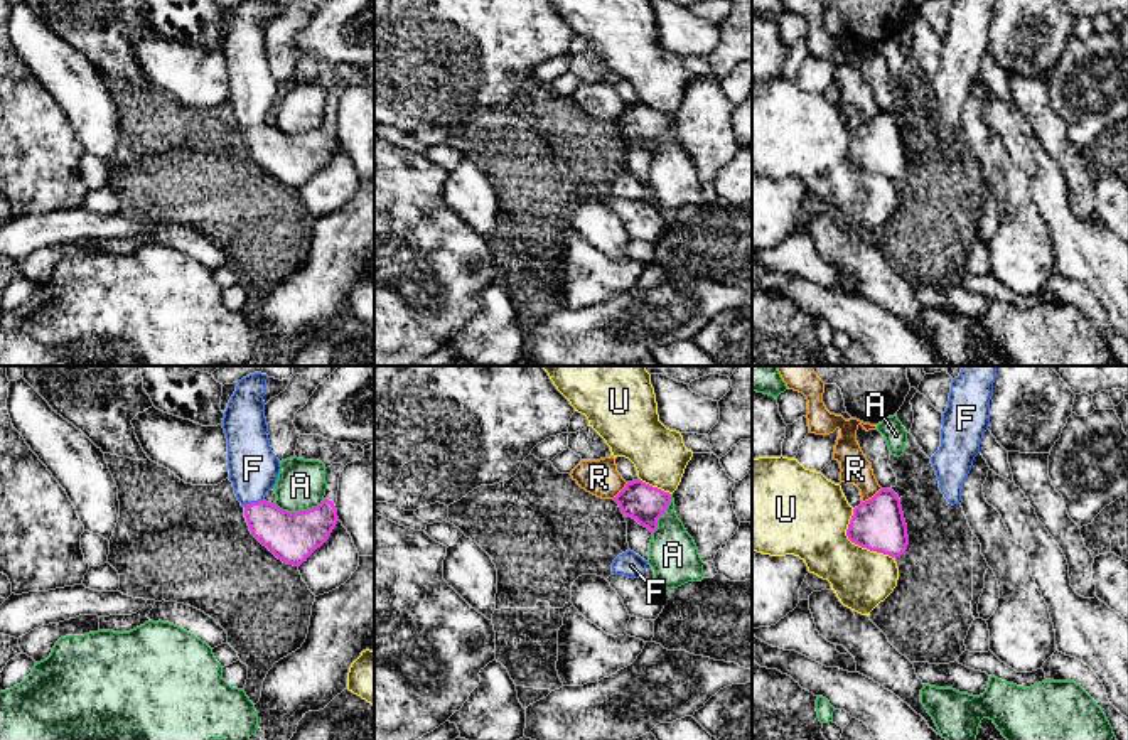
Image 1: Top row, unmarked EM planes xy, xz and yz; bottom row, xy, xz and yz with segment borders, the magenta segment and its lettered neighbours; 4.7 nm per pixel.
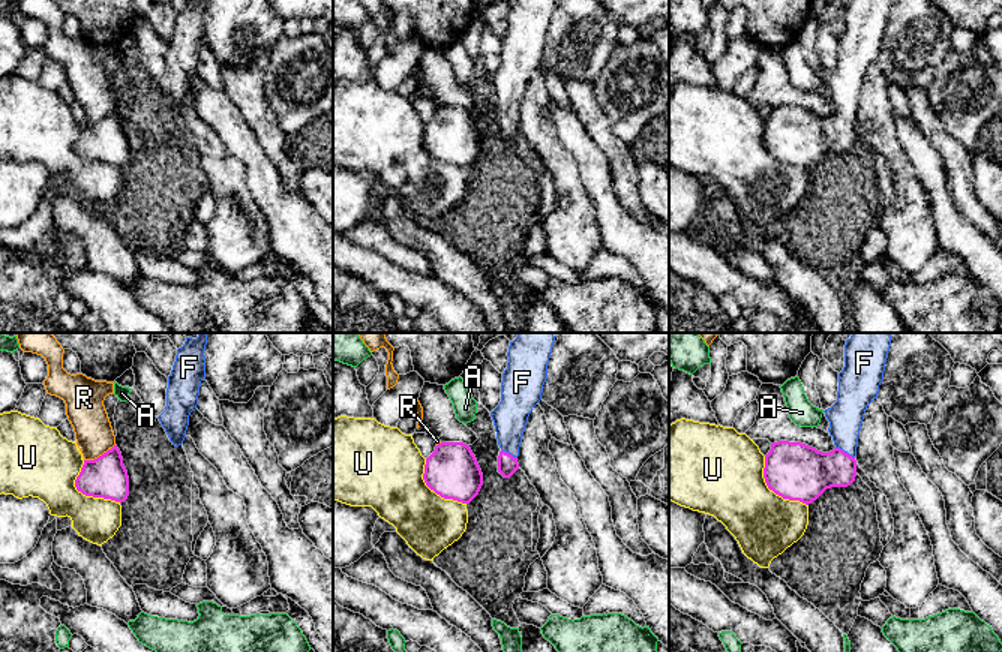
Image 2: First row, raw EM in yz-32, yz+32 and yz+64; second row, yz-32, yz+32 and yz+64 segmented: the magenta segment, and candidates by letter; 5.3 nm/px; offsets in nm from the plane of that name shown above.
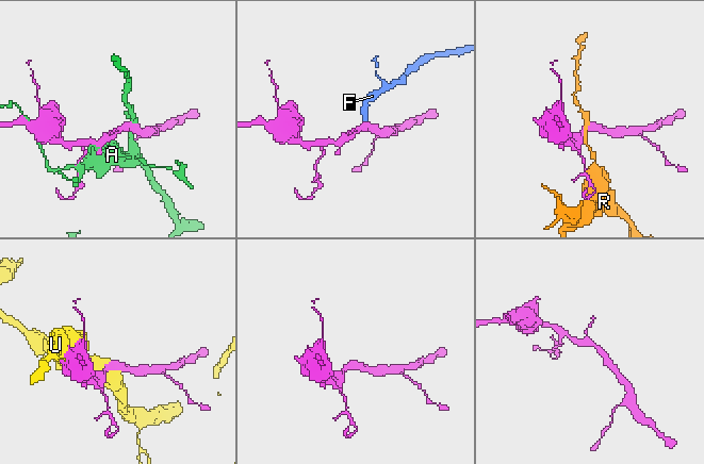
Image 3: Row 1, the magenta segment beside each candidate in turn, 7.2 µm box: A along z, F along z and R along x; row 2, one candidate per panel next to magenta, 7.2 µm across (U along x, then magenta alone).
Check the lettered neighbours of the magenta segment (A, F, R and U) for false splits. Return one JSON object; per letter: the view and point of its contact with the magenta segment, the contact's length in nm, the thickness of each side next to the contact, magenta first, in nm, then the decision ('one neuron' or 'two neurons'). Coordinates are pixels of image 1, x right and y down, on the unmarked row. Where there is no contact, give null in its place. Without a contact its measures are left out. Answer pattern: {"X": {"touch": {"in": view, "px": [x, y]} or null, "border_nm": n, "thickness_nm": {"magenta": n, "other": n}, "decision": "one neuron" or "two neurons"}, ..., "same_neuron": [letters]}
{"A": {"touch": {"in": "xy", "px": [299, 134]}, "border_nm": 240, "thickness_nm": {"magenta": 240, "other": 240}, "decision": "two neurons"}, "F": {"touch": {"in": "xy", "px": [252, 125]}, "border_nm": 100, "thickness_nm": {"magenta": 240, "other": 240}, "decision": "one neuron"}, "R": {"touch": {"in": "yz", "px": [872, 120]}, "border_nm": 120, "thickness_nm": {"magenta": 260, "other": 140}, "decision": "two neurons"}, "U": {"touch": {"in": "yz", "px": [857, 166]}, "border_nm": 320, "thickness_nm": {"magenta": 260, "other": 360}, "decision": "two neurons"}, "same_neuron": ["F"]}

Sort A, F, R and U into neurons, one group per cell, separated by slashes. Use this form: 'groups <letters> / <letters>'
groups A / F / R / U

